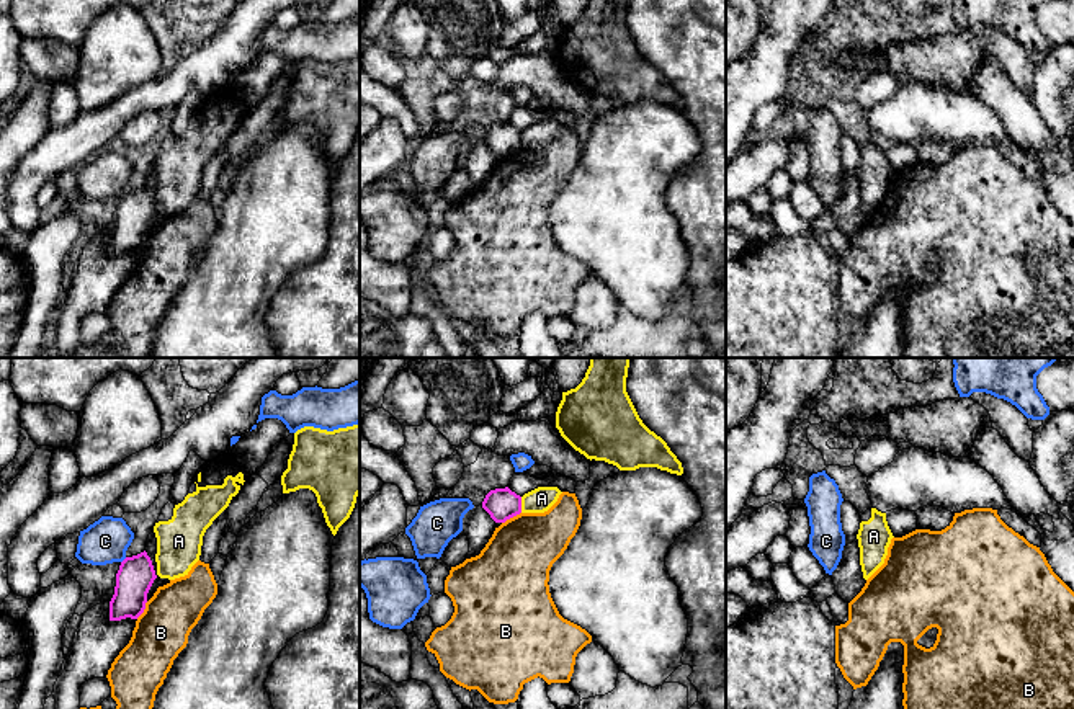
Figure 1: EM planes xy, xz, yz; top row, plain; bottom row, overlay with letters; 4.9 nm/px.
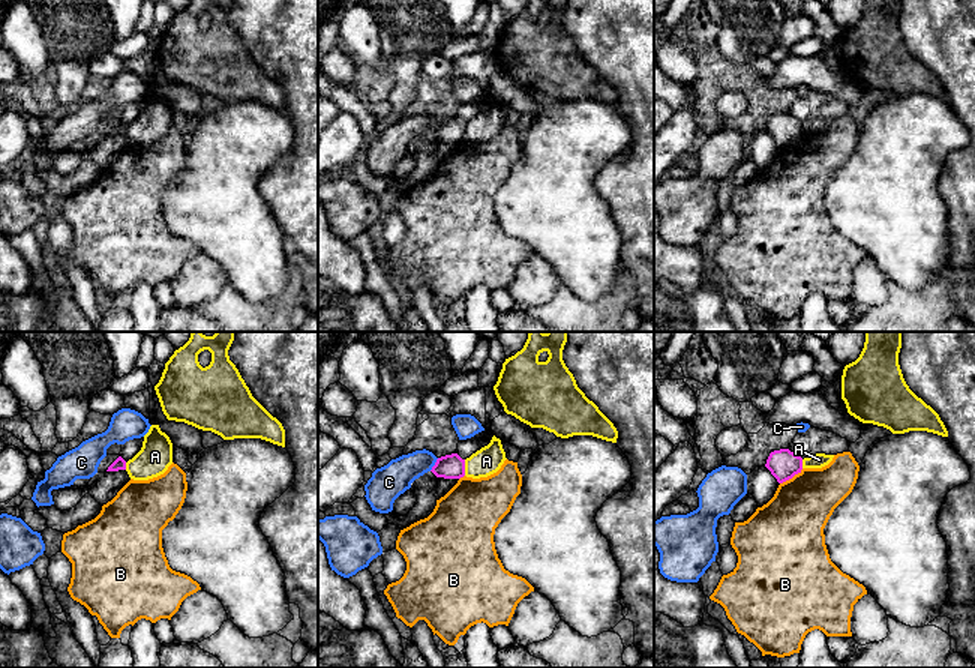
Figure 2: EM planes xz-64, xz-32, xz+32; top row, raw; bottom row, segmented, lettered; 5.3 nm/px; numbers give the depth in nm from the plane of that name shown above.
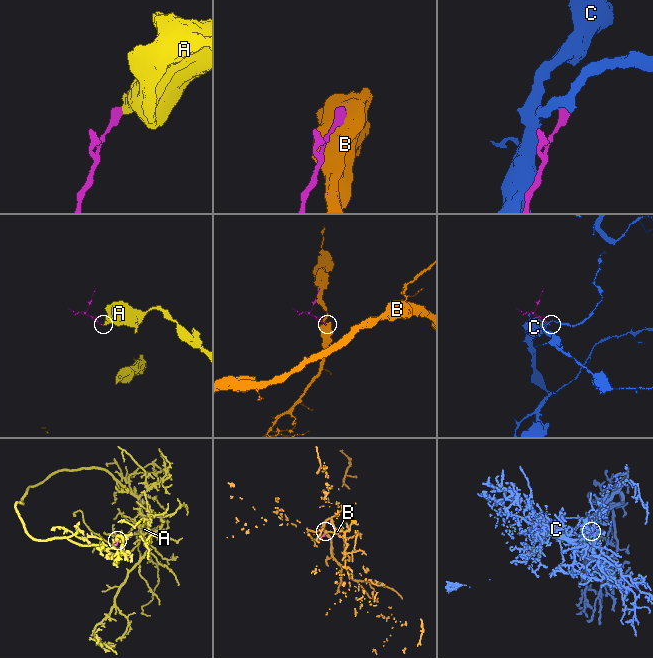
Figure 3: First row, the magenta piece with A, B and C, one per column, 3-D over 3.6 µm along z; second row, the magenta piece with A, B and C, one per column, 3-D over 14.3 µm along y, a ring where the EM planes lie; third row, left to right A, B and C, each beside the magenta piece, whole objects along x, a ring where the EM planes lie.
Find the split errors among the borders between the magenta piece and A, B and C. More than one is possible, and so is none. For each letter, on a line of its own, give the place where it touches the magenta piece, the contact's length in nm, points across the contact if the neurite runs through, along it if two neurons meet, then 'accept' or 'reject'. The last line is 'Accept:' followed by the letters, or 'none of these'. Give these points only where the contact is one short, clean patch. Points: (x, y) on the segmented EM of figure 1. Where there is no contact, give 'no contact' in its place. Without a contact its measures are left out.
A: meets magenta in xz at (520, 505); contact 80 nm long; border along xz (520, 497), (522, 512); reject
B: meets magenta in xz at (510, 517); contact 110 nm long; reject
C: meets magenta in xy at (123, 561); contact 40 nm long; border along xy (126, 557), (121, 562); reject
Accept: none of these

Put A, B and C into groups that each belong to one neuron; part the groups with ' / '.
A / B / C

